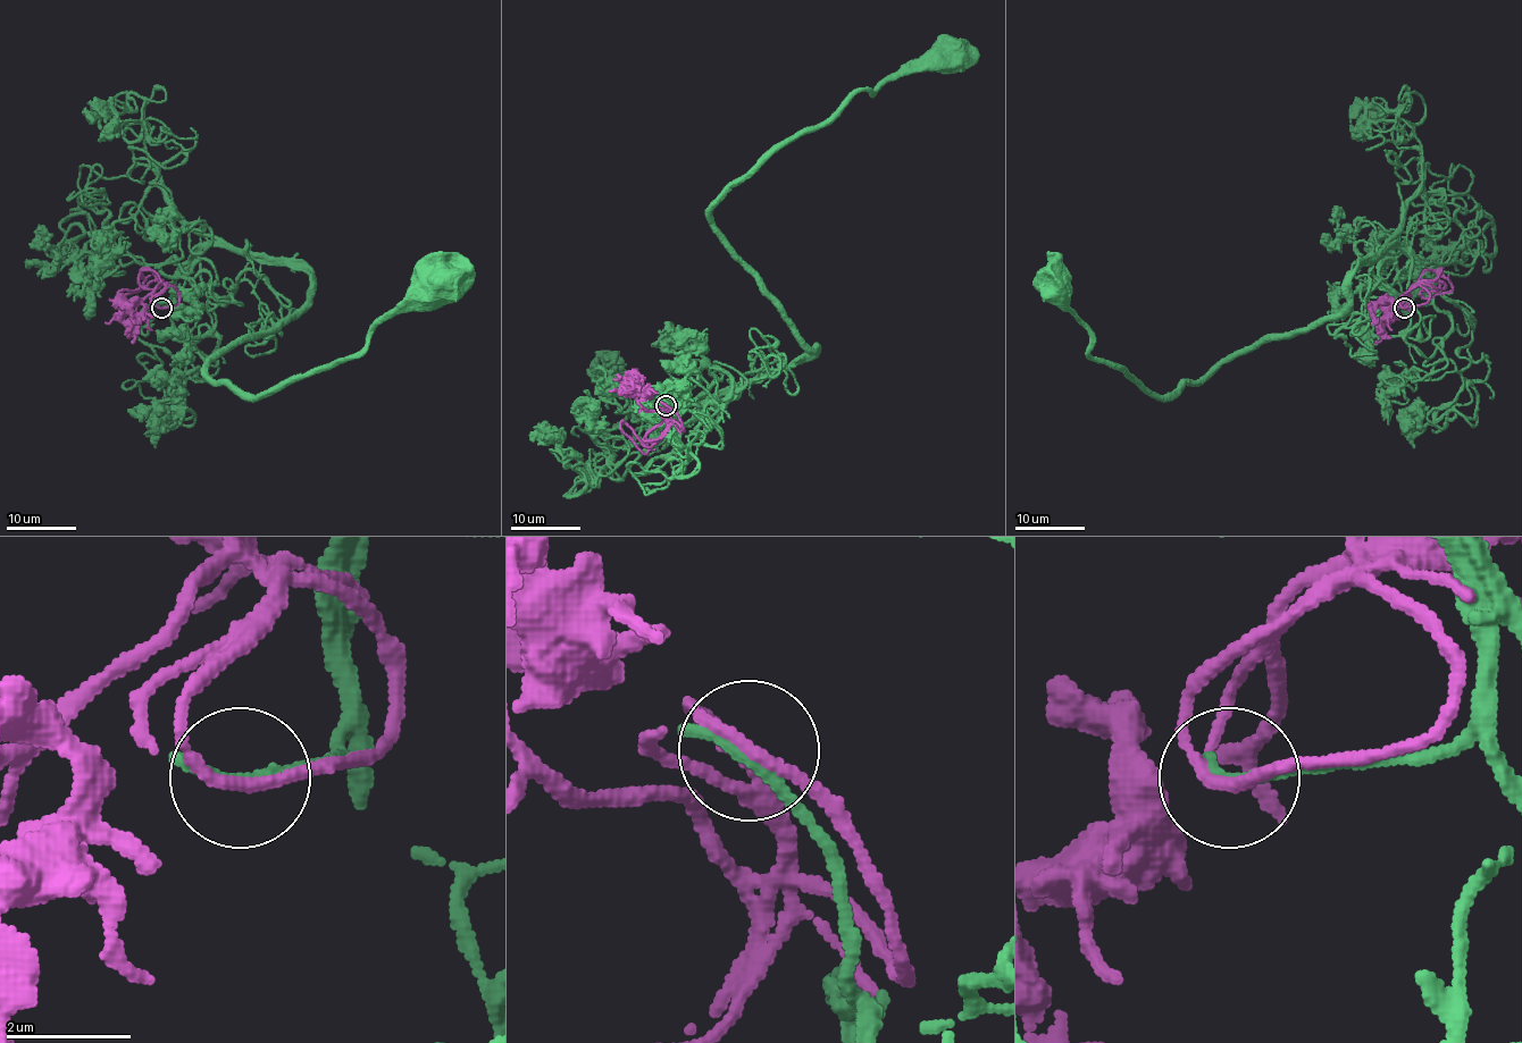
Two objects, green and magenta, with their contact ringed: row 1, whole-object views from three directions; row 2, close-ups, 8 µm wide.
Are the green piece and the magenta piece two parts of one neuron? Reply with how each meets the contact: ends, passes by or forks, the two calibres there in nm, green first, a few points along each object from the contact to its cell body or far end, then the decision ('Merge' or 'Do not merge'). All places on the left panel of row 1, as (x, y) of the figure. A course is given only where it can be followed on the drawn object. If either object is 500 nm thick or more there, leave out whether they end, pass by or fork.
At the ring green ends. At the ring magenta passes by. Thickness 260 nm (green) against 180 nm. Course of green: (161, 306), (208, 245), (298, 263), (311, 299), (207, 367), (266, 396), (346, 361), (418, 284), (444, 283). Course of magenta: (161, 306), (156, 300), (165, 284), (145, 280), (140, 287), (117, 299). Merge

